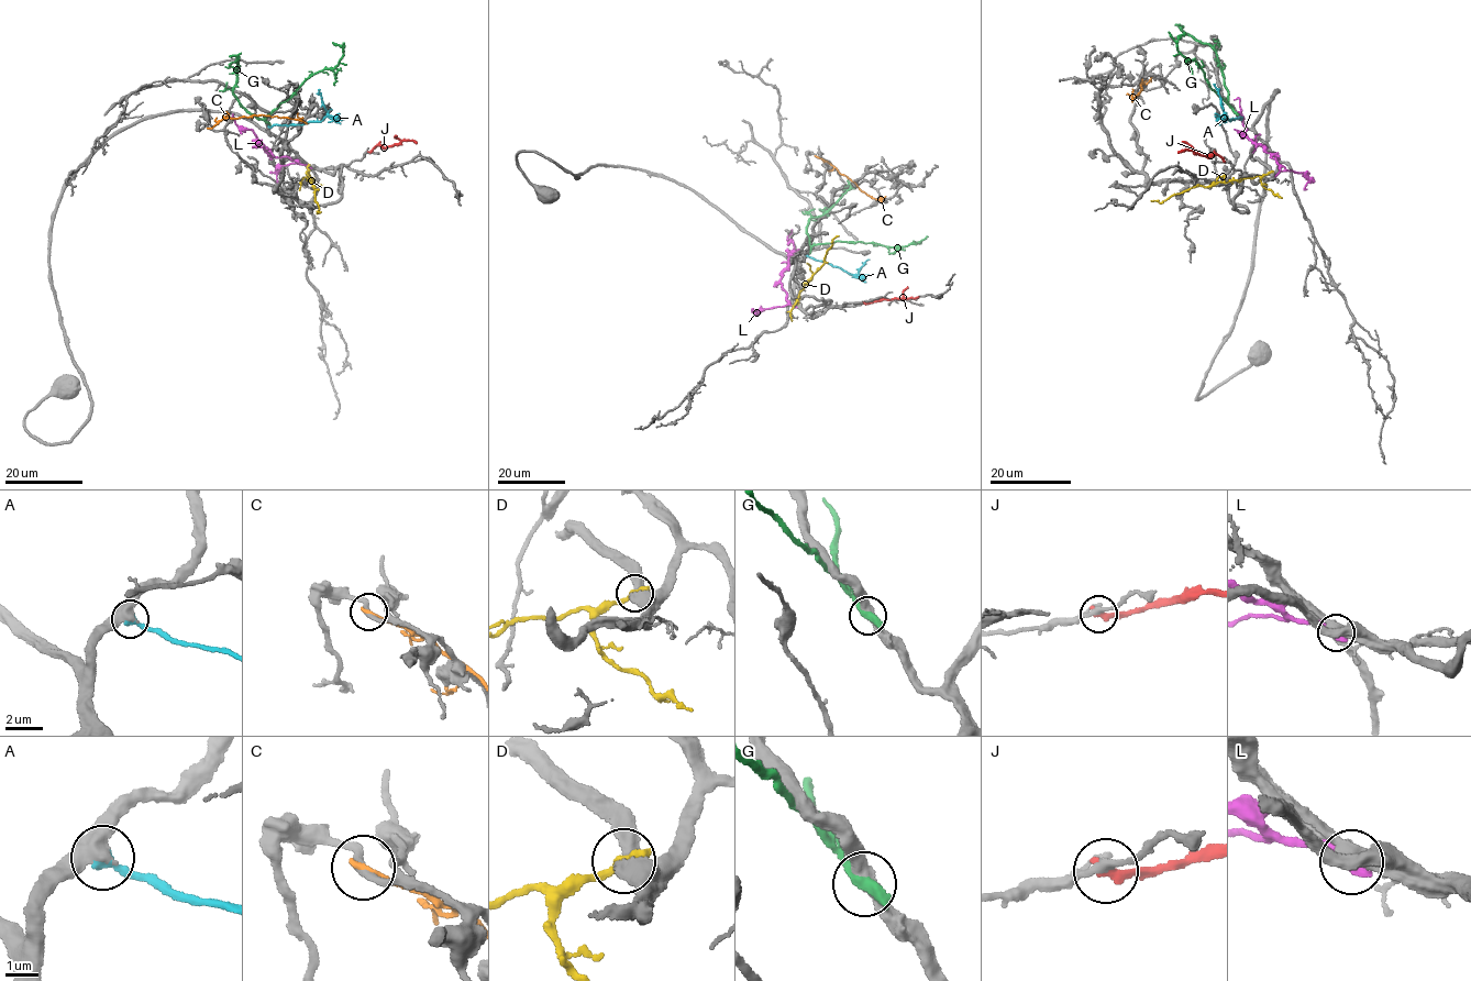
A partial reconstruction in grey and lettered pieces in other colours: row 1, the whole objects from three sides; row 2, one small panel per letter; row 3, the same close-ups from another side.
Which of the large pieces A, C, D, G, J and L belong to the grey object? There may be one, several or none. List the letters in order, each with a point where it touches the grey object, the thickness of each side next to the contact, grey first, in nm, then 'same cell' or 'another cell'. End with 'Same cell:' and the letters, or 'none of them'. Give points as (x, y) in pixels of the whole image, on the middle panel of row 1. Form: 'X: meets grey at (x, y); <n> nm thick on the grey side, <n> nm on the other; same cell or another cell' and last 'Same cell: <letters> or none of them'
A: meets grey at (807, 255); 480 nm thick on the grey side, 440 nm on the other; same cell
C: meets grey at (816, 156); 240 nm thick on the grey side, 190 nm on the other; another cell
D: meets grey at (797, 301); 400 nm thick on the grey side, 380 nm on the other; another cell
G: meets grey at (810, 250); 400 nm thick on the grey side, 400 nm on the other; another cell
J: meets grey at (864, 302); 240 nm thick on the grey side, 320 nm on the other; another cell
L: meets grey at (795, 307); 480 nm thick on the grey side, 320 nm on the other; another cell
Same cell: A

